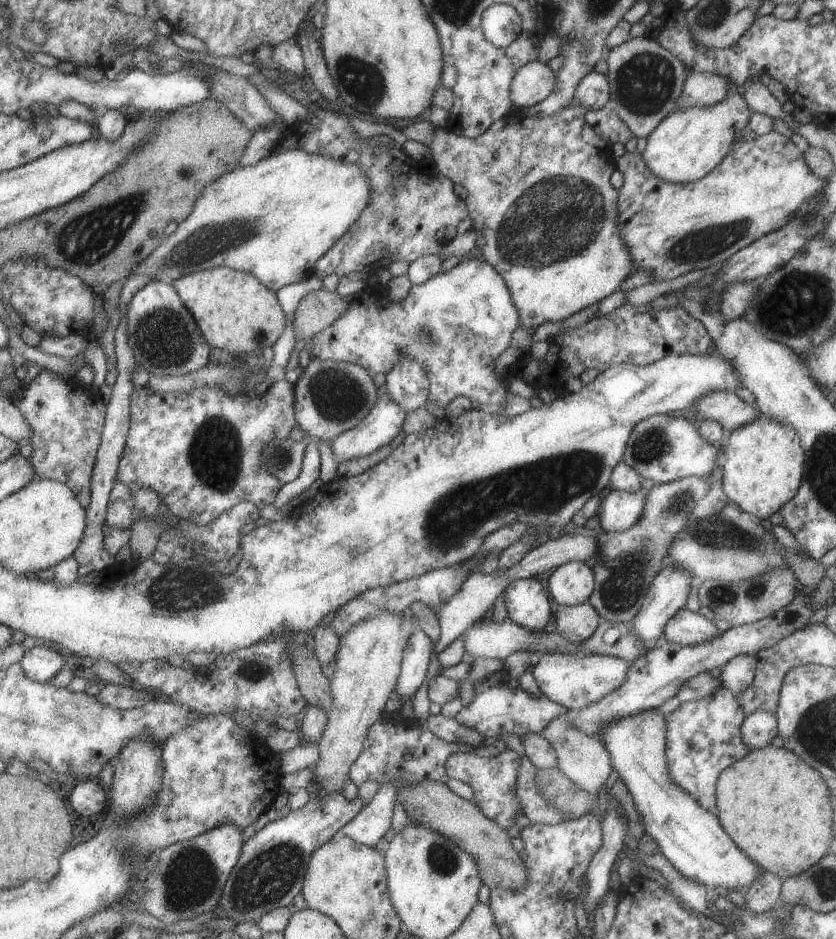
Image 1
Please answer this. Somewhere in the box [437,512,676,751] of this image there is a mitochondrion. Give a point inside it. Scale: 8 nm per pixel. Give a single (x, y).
(620, 590)

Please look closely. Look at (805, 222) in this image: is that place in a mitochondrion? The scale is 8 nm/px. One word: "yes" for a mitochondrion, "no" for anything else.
yes

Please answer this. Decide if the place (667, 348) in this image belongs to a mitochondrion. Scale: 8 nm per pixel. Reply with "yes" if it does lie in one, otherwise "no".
no

